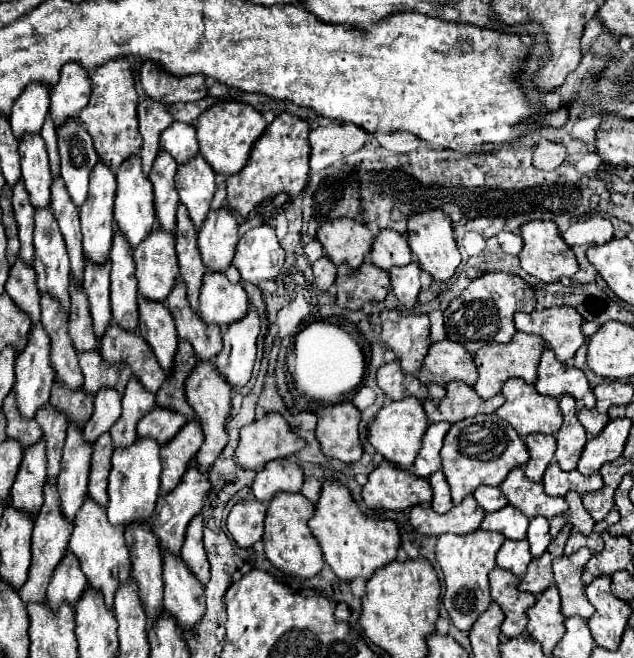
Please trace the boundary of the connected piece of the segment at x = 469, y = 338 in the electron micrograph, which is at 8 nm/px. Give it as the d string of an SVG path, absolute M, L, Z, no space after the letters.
M484 273L474 279L444 311L444 329L450 341L462 343L466 351L476 353L486 343L508 343L514 333L514 313L524 311L532 313L536 305L536 297L532 287L510 273Z

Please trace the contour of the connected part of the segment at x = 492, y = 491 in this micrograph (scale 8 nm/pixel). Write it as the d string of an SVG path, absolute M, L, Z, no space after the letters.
M482 485L482 487L478 487L474 491L474 497L476 497L478 505L482 505L482 509L488 511L488 513L490 511L498 511L498 509L508 505L506 497L502 495L502 491L498 487L486 487L486 485Z

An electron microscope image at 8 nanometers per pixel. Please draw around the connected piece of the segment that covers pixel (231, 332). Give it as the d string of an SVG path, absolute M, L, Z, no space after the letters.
M248 309L248 315L230 325L224 333L224 349L214 359L214 367L234 391L242 389L250 381L258 333L260 319L254 309Z

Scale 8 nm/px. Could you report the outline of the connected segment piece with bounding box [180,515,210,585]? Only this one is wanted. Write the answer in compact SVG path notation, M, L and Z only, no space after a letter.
M196 515L186 531L186 541L180 551L182 561L190 567L194 577L206 585L210 581L210 565L206 559L206 551L202 545L202 515Z

